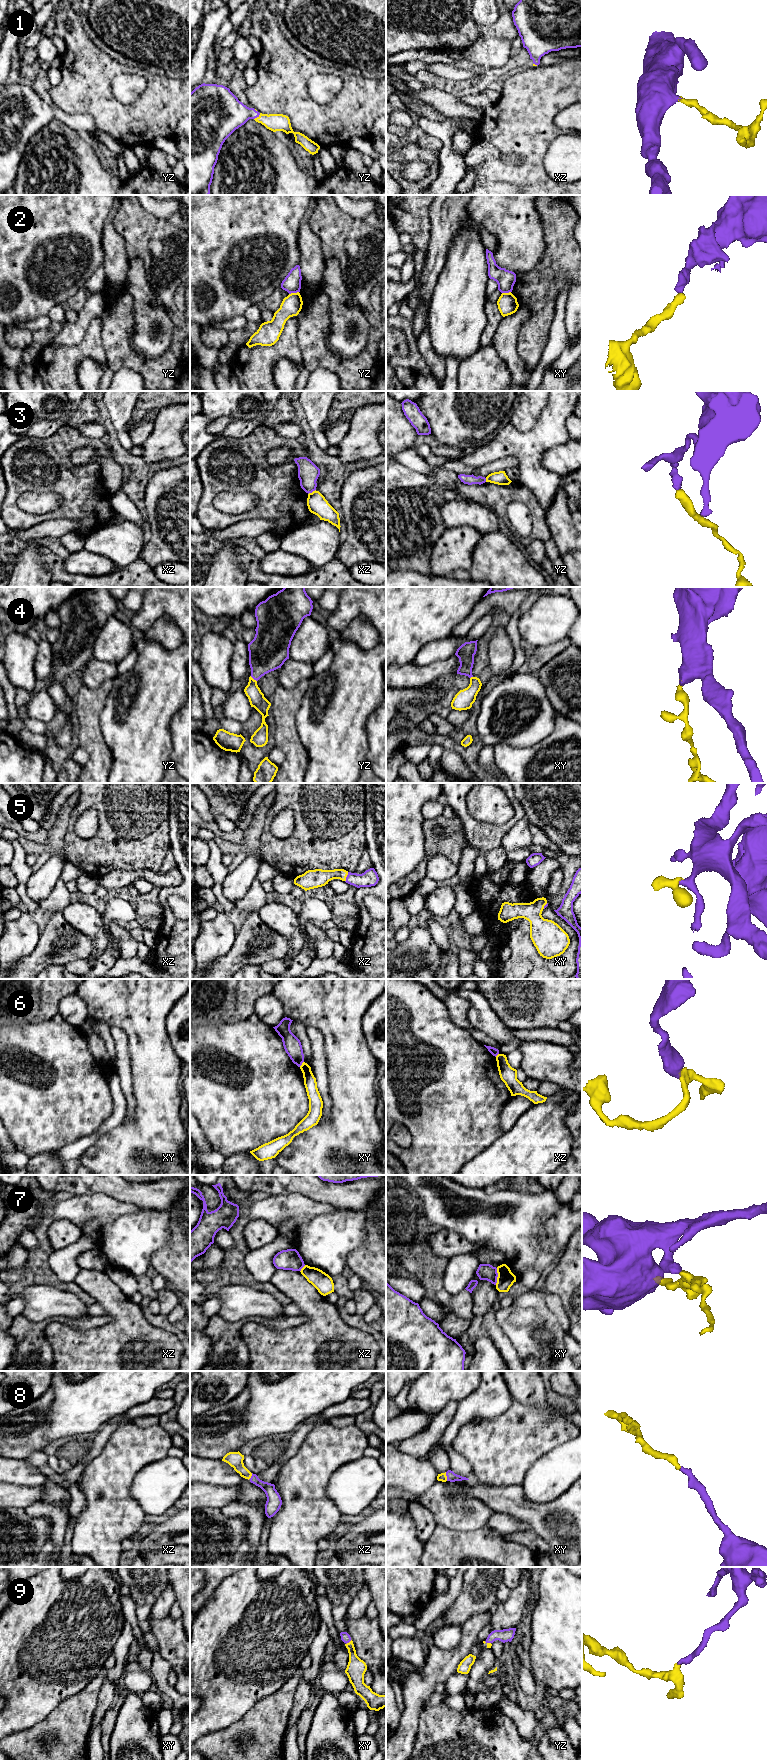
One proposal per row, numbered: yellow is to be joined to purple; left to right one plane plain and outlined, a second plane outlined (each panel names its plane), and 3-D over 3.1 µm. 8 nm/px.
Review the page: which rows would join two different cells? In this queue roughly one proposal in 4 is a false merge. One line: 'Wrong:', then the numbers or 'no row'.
Wrong: 2, 3, 6, 7

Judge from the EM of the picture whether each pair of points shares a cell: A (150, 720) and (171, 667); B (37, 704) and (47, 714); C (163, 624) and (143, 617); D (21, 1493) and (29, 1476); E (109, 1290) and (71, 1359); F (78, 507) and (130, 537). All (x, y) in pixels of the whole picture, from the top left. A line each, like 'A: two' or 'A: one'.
A: one
B: one
C: two
D: two
E: one
F: two

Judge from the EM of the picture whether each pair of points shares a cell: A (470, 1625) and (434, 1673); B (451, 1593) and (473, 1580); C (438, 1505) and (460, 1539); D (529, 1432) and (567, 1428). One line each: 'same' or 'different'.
A: same
B: different
C: different
D: same

